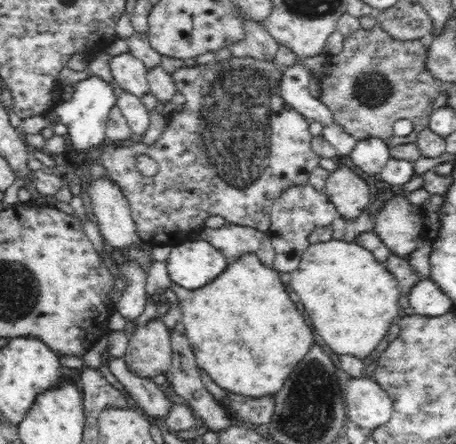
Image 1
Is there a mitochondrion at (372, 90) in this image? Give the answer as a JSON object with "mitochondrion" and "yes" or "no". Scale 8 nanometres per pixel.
{"mitochondrion":"yes"}

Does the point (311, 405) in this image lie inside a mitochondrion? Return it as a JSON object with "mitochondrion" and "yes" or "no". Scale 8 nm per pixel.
{"mitochondrion":"yes"}

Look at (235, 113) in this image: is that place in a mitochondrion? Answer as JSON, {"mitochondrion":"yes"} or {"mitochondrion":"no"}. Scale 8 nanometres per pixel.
{"mitochondrion":"yes"}

